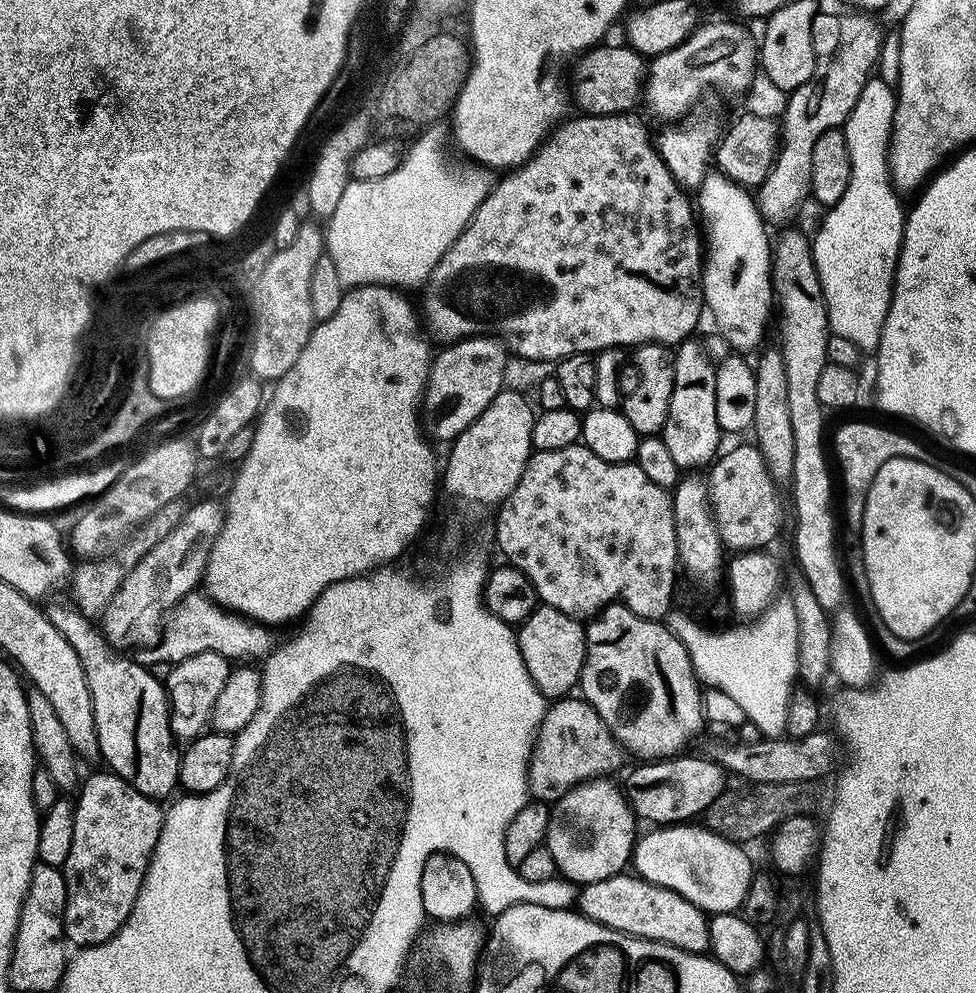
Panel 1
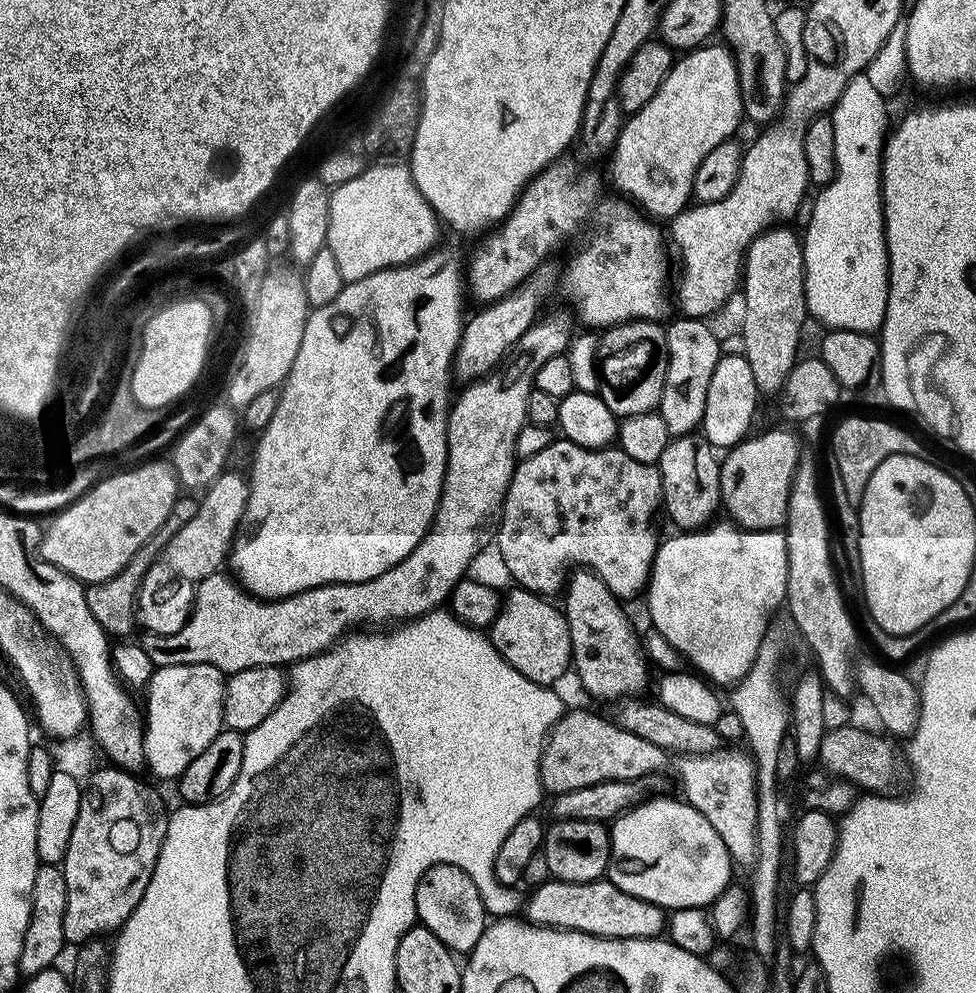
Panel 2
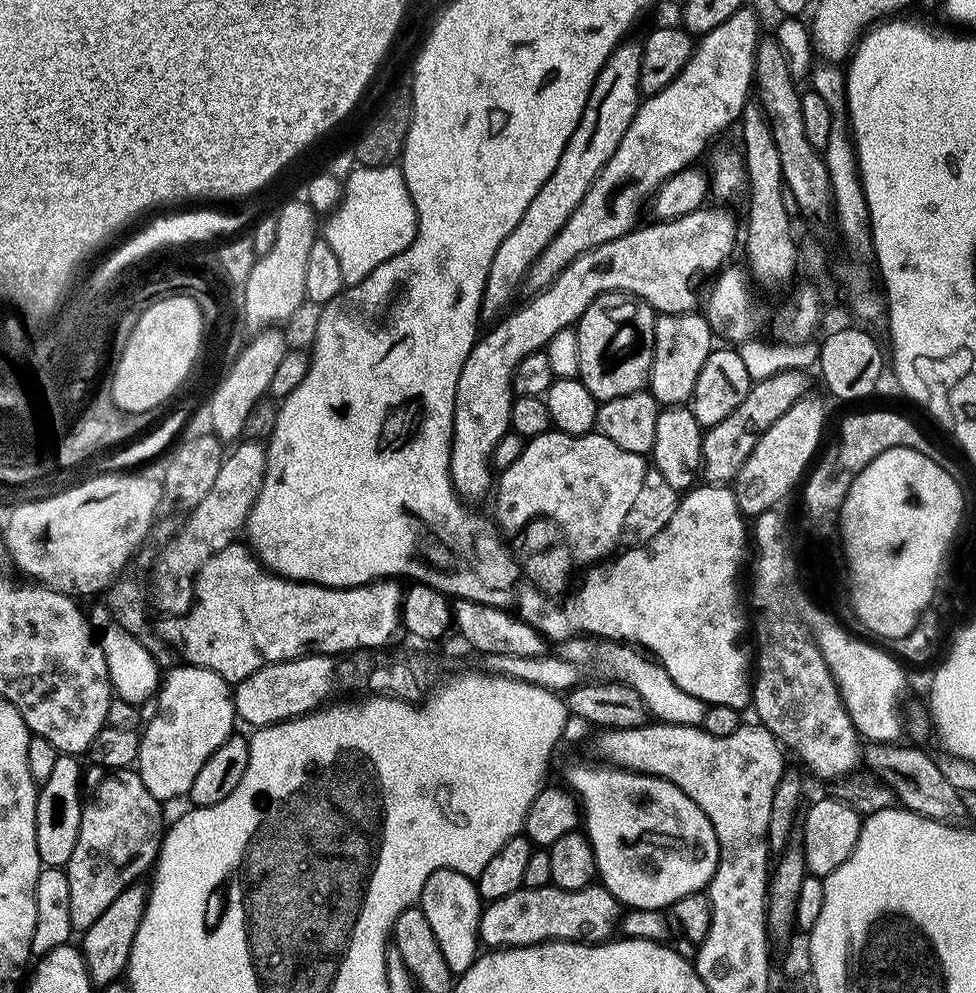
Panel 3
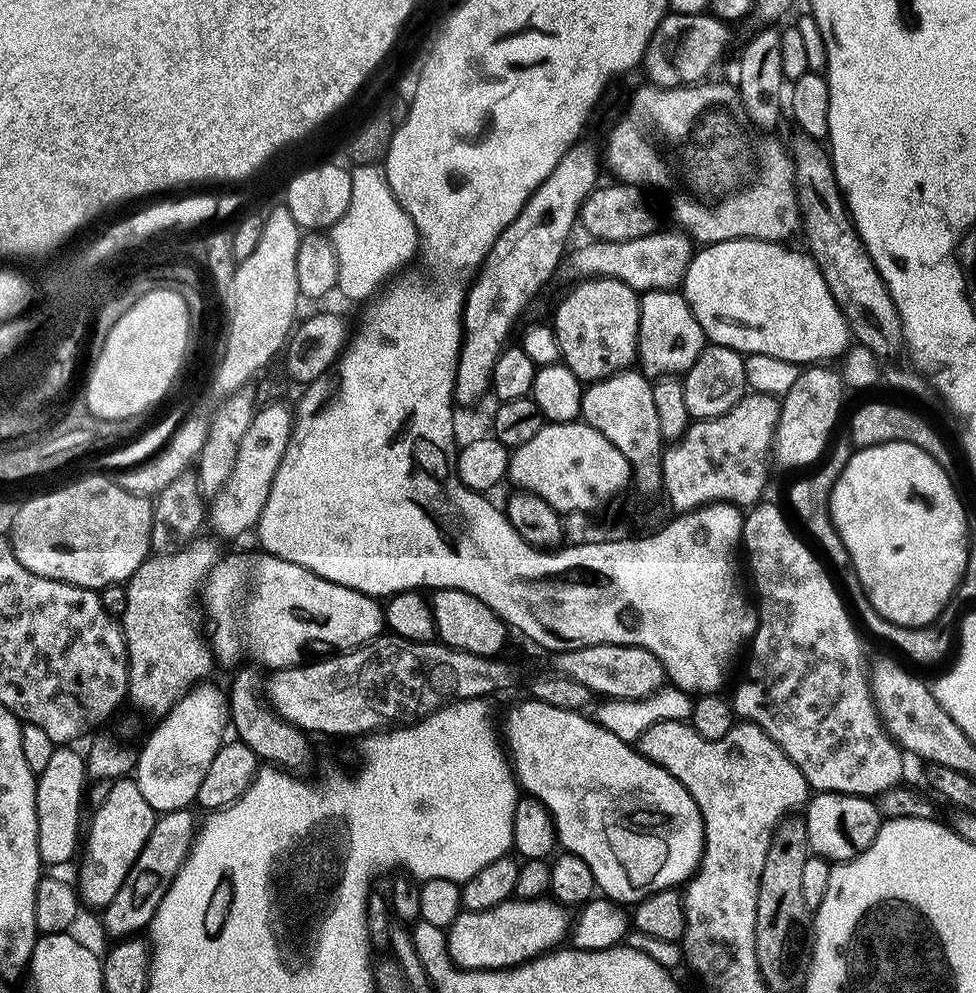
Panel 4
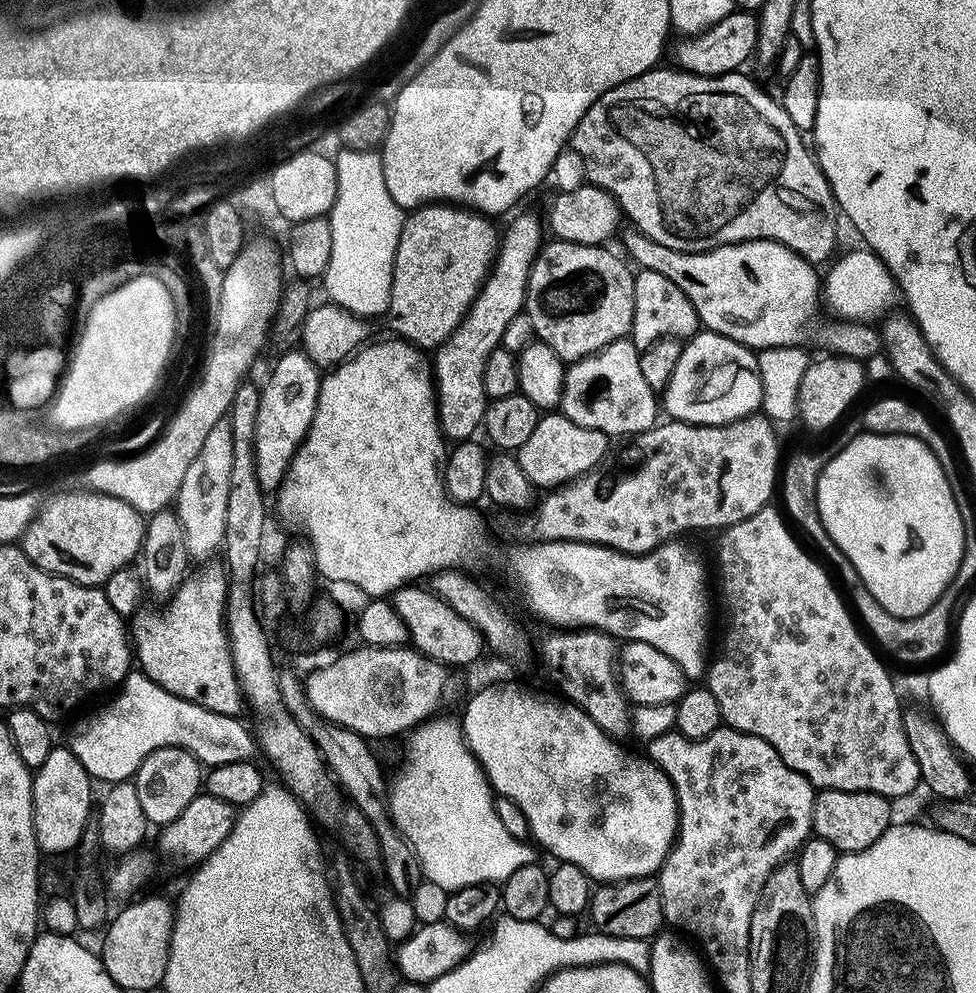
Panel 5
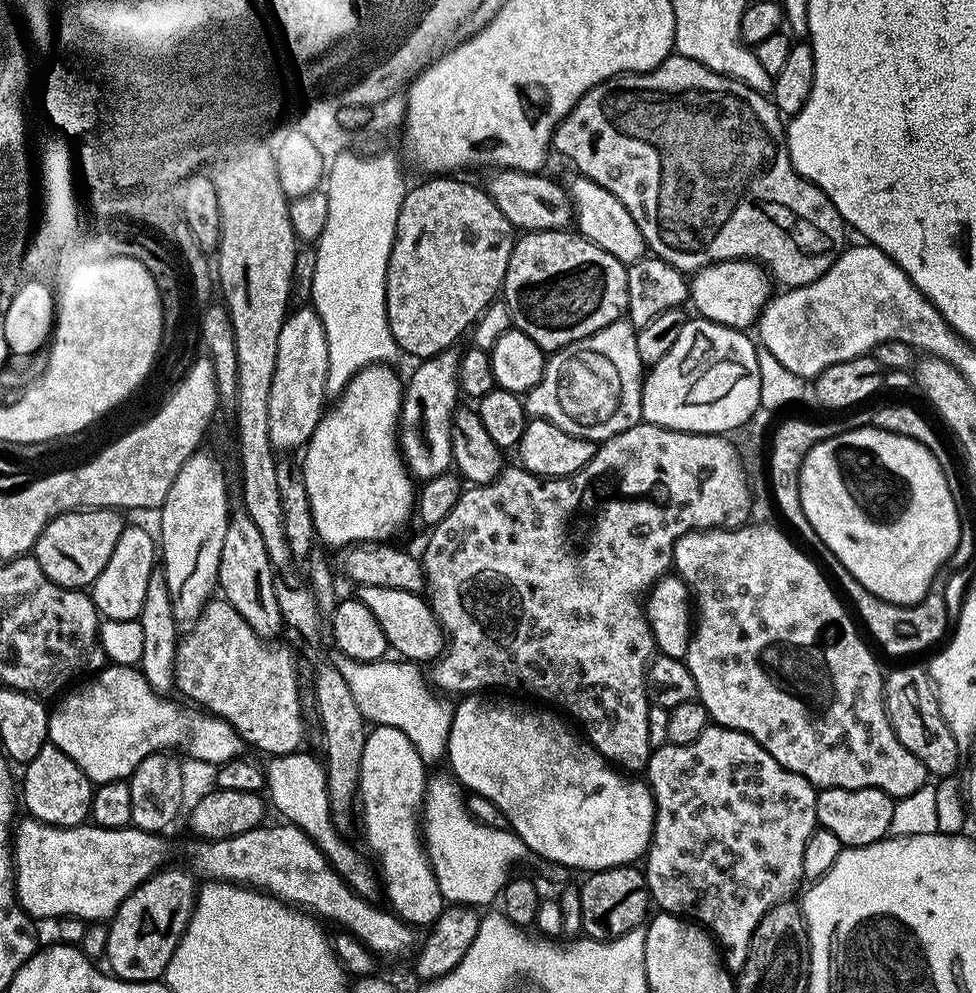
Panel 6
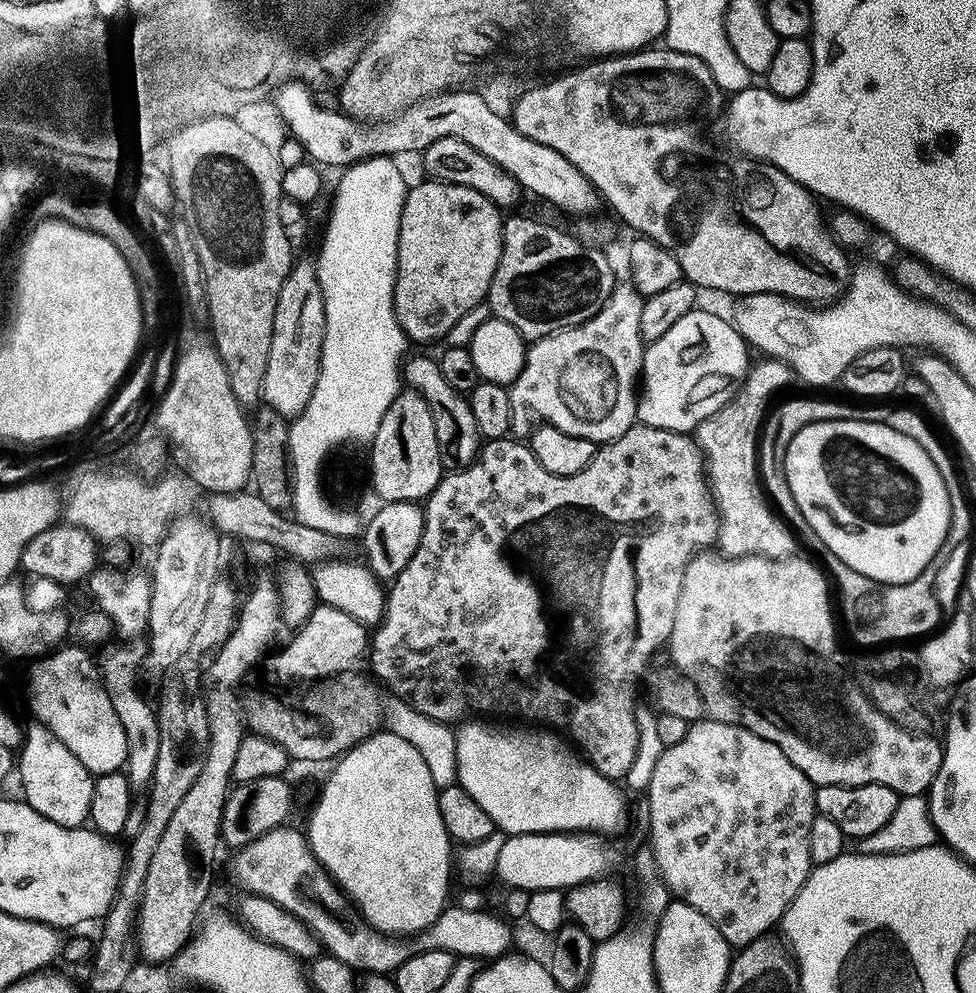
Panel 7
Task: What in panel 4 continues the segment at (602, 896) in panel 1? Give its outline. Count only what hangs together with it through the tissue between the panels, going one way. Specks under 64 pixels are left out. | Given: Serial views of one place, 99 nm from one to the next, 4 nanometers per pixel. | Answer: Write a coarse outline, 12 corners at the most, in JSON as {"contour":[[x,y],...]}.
{"contour":[[513,898],[461,911],[444,941],[455,967],[500,971],[555,949],[565,905]]}

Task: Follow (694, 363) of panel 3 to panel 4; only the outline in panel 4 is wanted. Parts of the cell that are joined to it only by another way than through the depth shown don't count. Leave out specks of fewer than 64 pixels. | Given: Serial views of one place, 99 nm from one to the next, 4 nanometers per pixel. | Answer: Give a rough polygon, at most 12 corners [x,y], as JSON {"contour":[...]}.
{"contour":[[683,291],[640,298],[645,376],[686,374],[706,347]]}

